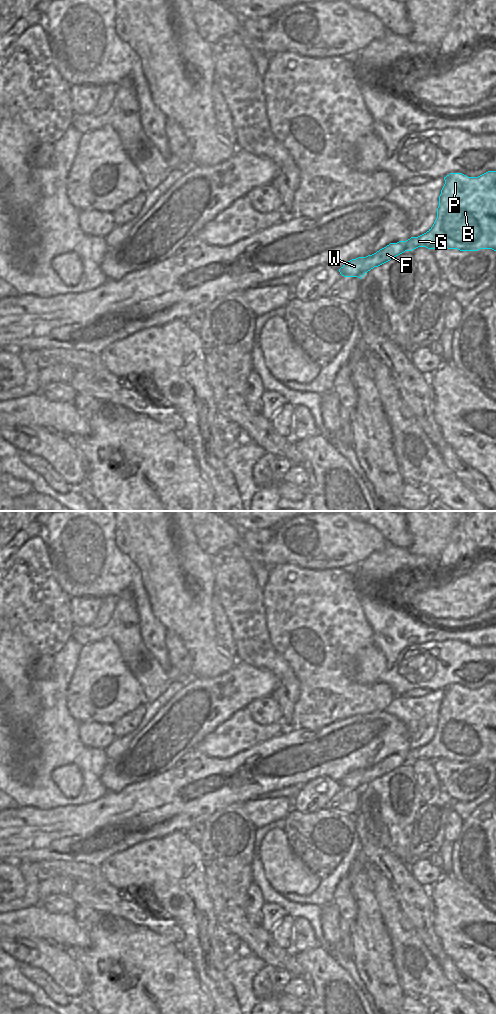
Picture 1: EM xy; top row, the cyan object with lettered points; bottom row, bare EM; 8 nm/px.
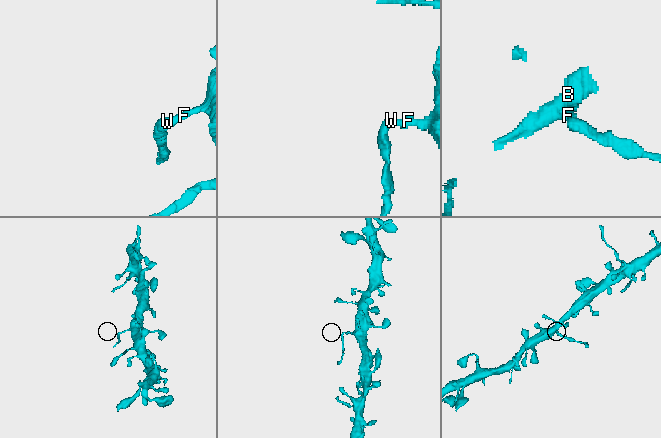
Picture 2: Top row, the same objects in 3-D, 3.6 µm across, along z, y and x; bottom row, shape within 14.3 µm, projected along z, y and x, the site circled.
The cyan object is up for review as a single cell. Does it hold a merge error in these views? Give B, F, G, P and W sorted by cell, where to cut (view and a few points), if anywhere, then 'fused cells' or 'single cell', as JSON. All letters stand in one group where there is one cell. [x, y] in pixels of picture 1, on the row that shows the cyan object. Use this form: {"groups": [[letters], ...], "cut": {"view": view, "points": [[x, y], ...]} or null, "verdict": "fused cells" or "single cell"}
{"groups": [["B", "G", "P"], ["F", "W"]], "cut": {"view": "xy", "points": [[397, 242], [400, 242], [405, 250]]}, "verdict": "fused cells"}

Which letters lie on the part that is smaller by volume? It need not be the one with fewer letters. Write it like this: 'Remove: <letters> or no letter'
Remove: F, W

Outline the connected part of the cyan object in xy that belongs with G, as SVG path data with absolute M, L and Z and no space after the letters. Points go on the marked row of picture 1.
M488 171L478 177L450 173L444 180L445 184L439 196L437 218L433 226L418 237L411 237L398 243L403 244L405 251L412 251L418 247L496 251L496 171Z

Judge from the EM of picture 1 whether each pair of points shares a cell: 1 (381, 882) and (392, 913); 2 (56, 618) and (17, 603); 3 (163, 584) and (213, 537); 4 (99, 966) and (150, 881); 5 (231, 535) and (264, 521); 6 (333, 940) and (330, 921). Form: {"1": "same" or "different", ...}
{"1": "same", "2": "same", "3": "different", "4": "different", "5": "different", "6": "same"}

